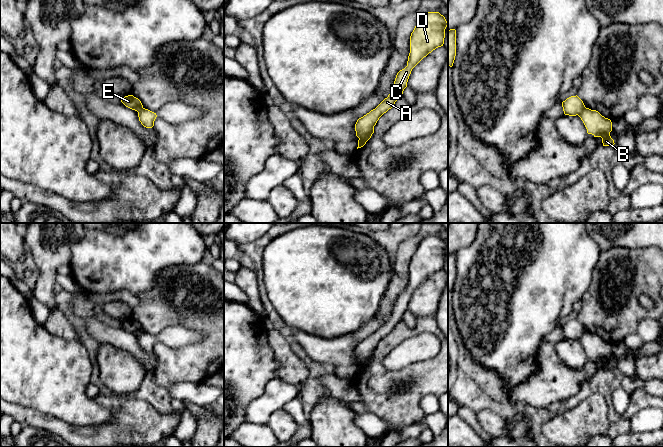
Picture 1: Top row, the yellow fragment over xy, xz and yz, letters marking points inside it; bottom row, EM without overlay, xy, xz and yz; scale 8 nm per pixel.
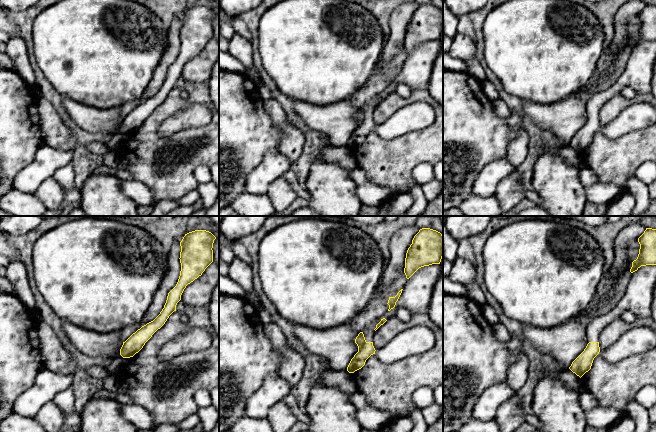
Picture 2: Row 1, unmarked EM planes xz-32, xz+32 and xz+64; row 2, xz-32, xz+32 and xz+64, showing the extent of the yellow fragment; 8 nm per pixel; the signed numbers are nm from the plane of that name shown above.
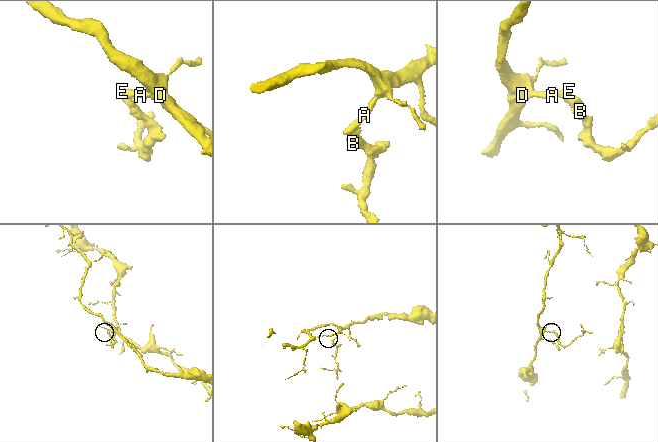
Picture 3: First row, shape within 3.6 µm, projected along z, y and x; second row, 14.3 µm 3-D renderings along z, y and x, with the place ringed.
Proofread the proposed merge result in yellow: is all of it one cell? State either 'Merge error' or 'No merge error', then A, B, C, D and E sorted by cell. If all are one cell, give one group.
Merge error. Groups: A C D E / B

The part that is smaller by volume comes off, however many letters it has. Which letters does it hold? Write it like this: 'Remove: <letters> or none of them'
Remove: B

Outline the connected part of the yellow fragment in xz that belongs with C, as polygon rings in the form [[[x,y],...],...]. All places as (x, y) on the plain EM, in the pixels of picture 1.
[[[427,236],[418,243],[410,260],[407,290],[397,297],[388,321],[375,333],[357,344],[355,355],[358,362],[370,357],[379,342],[402,321],[412,293],[433,274],[443,270],[447,250],[448,246],[439,236]]]

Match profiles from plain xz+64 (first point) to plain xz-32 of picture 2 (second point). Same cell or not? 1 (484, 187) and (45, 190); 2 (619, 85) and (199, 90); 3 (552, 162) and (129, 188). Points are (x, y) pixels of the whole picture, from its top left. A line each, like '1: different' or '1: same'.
1: different
2: different
3: different

